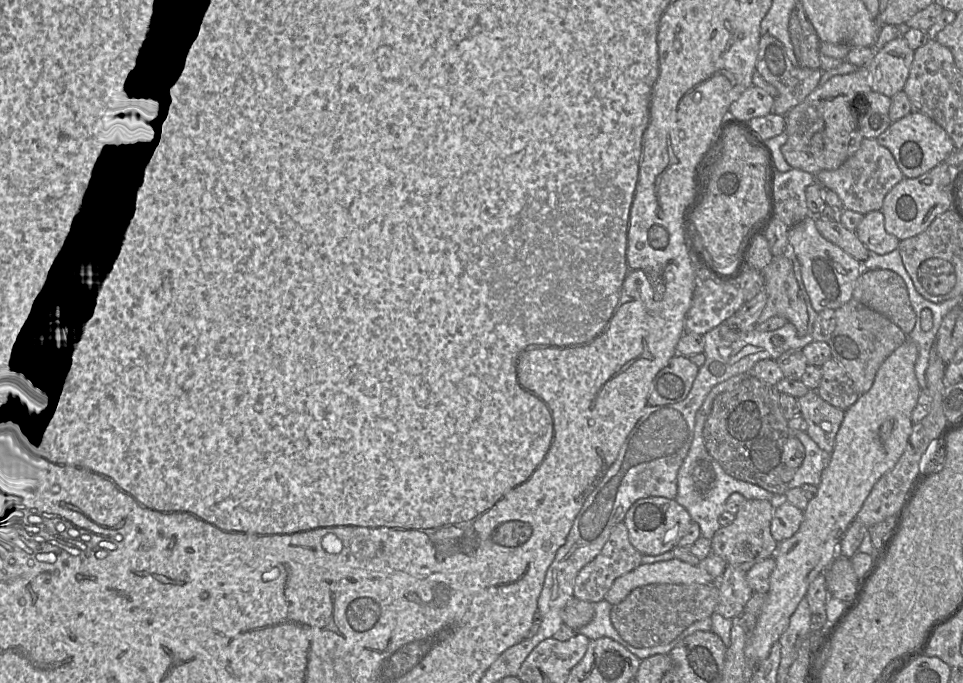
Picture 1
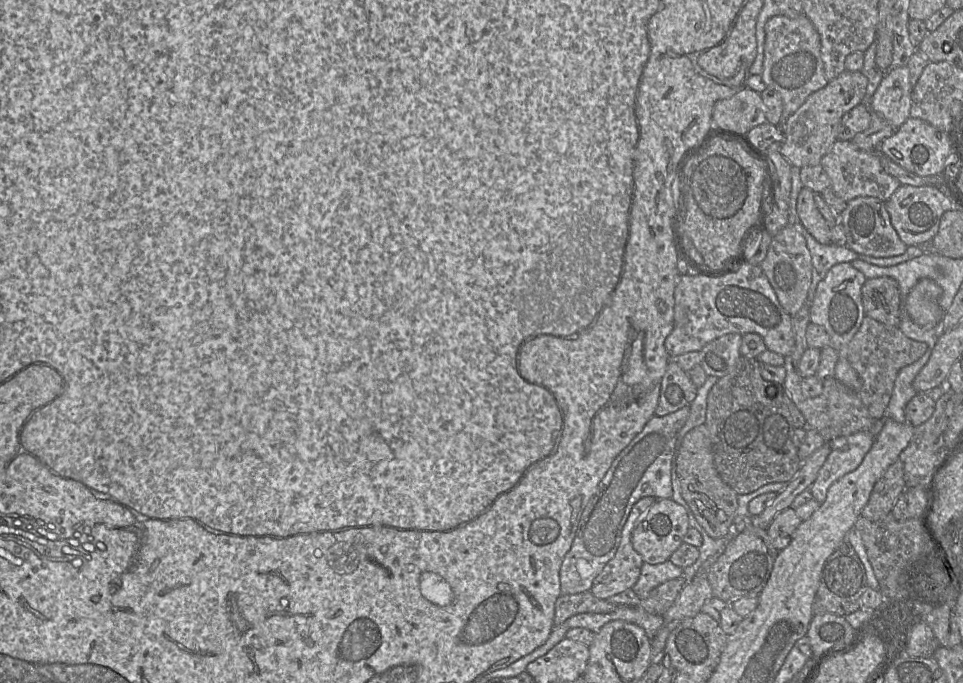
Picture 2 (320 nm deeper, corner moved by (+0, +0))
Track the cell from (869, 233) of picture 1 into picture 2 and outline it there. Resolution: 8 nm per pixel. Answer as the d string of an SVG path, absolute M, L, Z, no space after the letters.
M857 197L847 202L846 209L839 215L839 222L846 233L846 246L856 253L892 257L903 254L908 247L892 226L885 202L876 197Z

